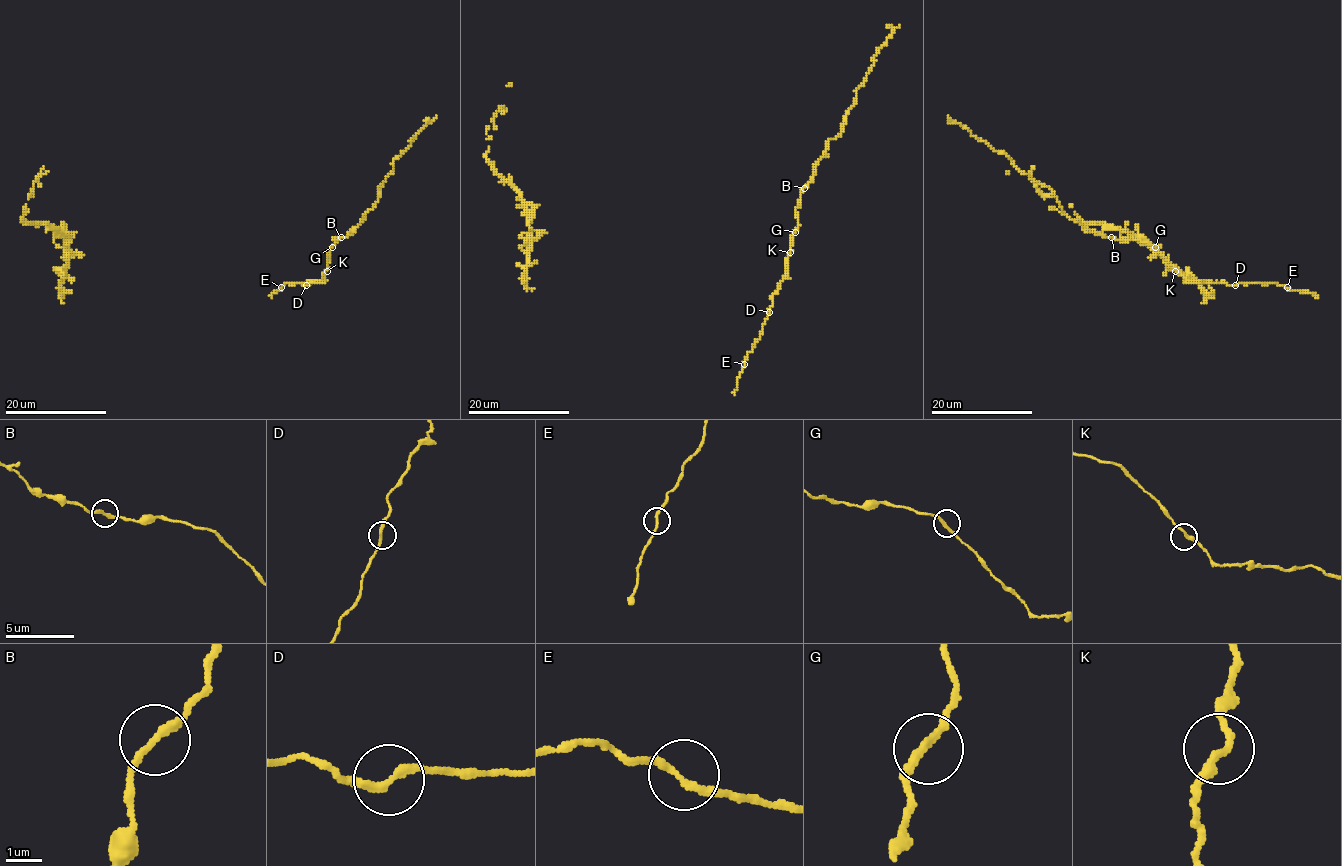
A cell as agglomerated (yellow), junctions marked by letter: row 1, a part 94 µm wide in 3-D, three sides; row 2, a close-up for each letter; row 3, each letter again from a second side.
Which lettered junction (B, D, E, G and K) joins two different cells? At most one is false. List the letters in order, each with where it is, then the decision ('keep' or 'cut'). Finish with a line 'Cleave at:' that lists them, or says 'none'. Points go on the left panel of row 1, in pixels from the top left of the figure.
B: (341, 237) | cut
D: (306, 285) | keep
E: (281, 287) | keep
G: (332, 247) | keep
K: (327, 271) | keep
Cleave at: B

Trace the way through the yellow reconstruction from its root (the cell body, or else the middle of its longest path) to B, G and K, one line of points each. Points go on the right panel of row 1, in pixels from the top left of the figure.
B: (1286, 287), (1275, 283), (1228, 285), (1222, 281), (1215, 283), (1188, 281), (1151, 244), (1111, 238)
G: (1286, 287), (1275, 283), (1228, 285), (1222, 281), (1215, 283), (1188, 281), (1155, 247)
K: (1286, 287), (1275, 283), (1228, 285), (1222, 281), (1215, 283), (1188, 281), (1175, 271)

